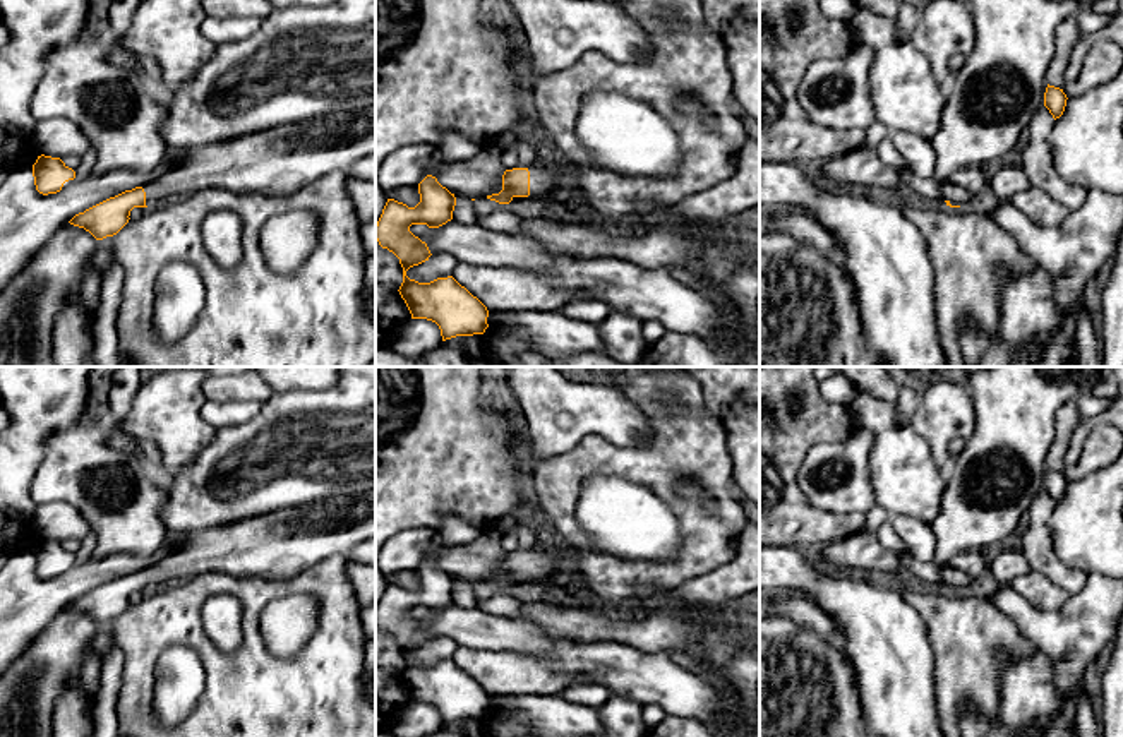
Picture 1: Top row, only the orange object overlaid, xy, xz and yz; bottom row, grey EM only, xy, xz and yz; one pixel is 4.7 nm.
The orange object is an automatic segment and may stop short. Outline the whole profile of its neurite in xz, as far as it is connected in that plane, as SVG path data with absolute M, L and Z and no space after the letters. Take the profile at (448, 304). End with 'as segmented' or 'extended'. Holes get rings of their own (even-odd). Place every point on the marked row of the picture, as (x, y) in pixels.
M427 175L418 183L420 202L408 207L387 199L375 225L375 240L393 252L403 267L399 295L411 319L427 319L439 326L442 341L456 336L483 334L489 327L487 307L461 286L453 276L418 283L406 271L432 255L427 243L410 231L411 225L439 228L453 219L456 197L435 177Z; as segmented

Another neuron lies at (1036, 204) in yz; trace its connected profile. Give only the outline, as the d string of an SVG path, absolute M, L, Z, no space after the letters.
M1029 185L1024 192L1015 194L1012 204L1020 209L1029 219L1044 226L1060 226L1070 211L1046 192Z

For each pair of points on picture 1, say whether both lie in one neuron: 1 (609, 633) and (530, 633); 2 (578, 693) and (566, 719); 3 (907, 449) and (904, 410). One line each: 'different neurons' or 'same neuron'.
1: different neurons
2: different neurons
3: different neurons

